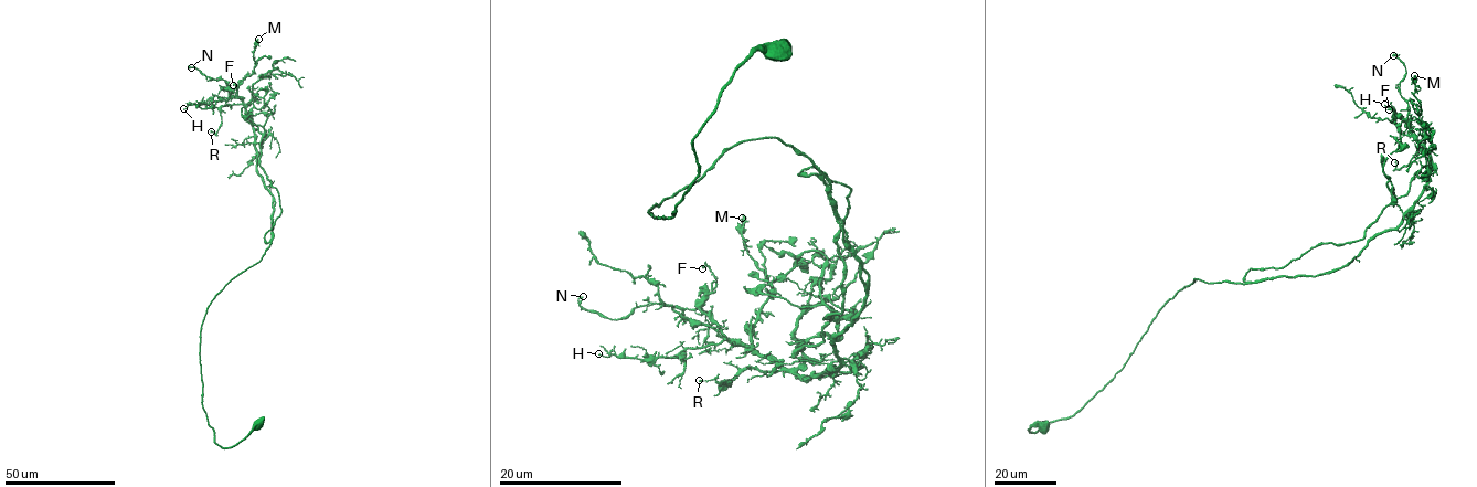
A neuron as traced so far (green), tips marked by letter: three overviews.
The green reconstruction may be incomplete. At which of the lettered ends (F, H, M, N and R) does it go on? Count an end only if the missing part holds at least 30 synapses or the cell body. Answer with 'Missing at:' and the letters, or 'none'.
Missing at: none

